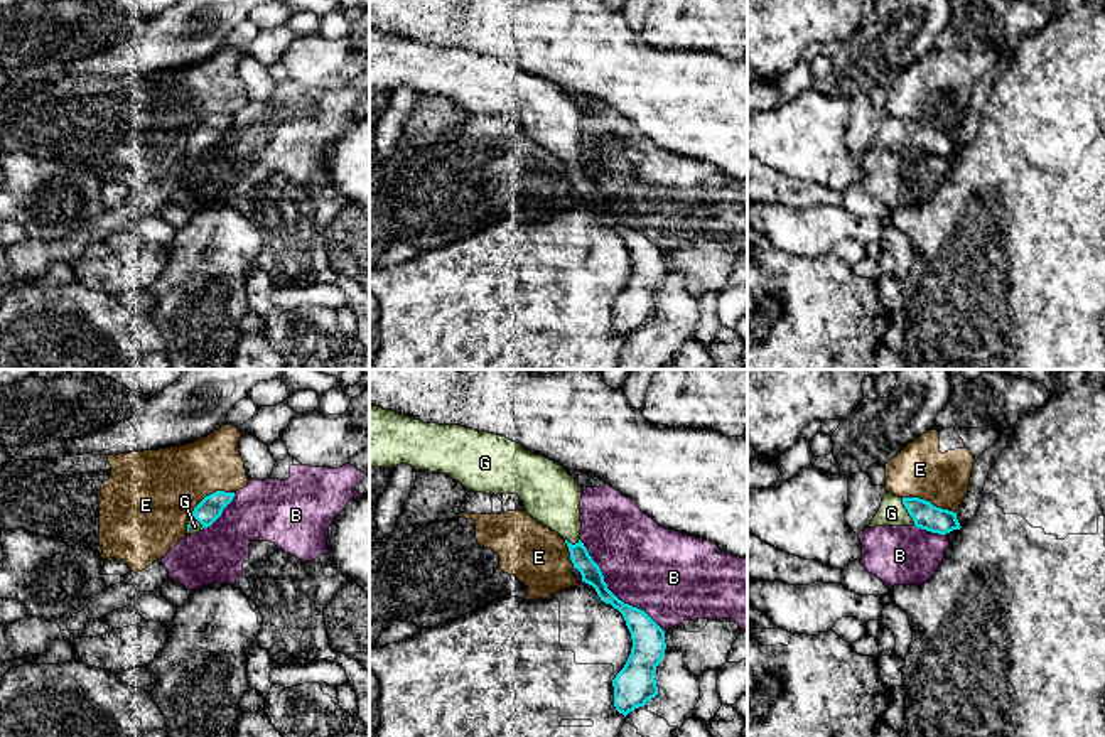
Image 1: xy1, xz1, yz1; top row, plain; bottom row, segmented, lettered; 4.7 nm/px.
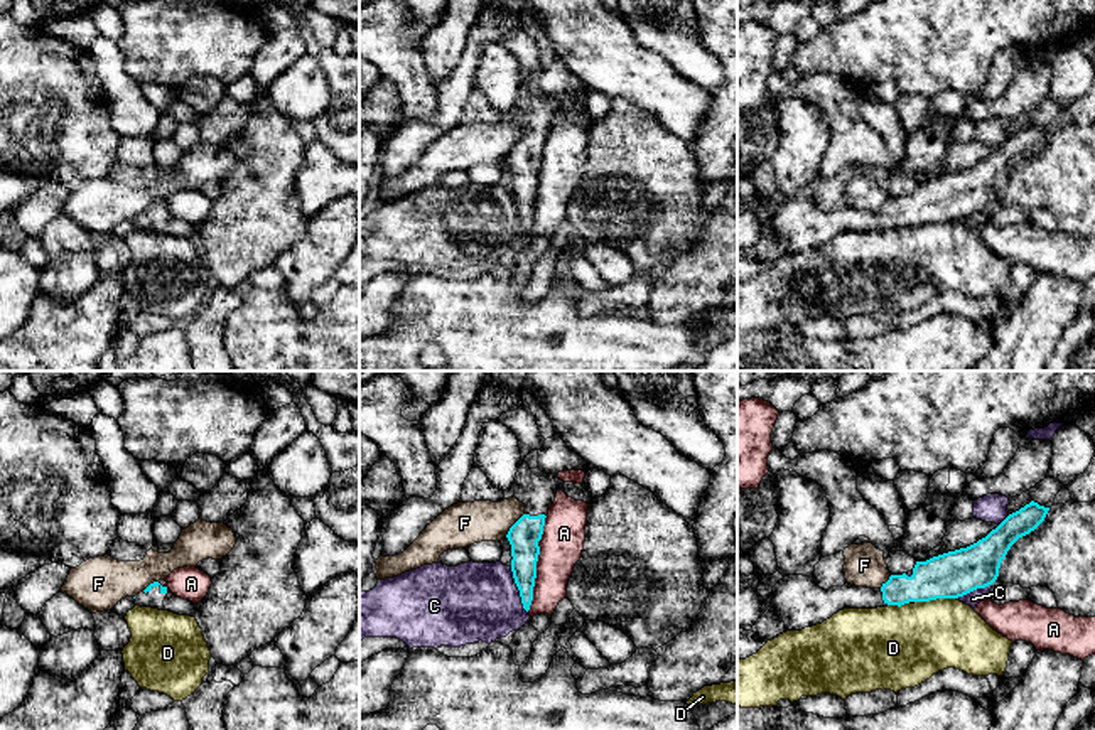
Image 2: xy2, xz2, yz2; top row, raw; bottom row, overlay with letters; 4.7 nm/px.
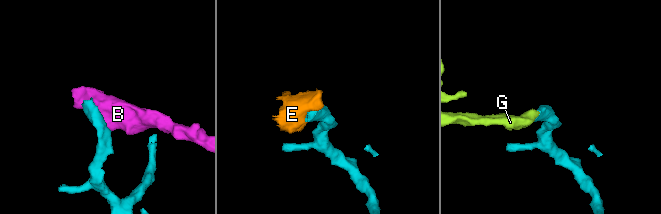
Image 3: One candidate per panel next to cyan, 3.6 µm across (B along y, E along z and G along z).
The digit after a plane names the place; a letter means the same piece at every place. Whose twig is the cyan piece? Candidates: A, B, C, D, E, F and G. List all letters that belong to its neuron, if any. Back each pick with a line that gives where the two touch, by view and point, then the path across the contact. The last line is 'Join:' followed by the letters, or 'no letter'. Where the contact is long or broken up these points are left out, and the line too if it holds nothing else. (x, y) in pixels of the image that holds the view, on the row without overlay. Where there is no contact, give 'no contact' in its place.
G: contact yz1 (908, 134); way yz1 (927, 139), (908, 134), (891, 135)
Join: G

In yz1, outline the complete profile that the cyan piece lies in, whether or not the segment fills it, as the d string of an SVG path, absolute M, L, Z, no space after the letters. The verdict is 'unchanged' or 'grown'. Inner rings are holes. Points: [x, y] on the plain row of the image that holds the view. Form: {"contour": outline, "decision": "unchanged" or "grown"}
{"contour": "M889 115L869 147L869 150L876 148L916 148L938 157L962 150L953 133L936 130L919 120L899 120Z", "decision": "grown"}

